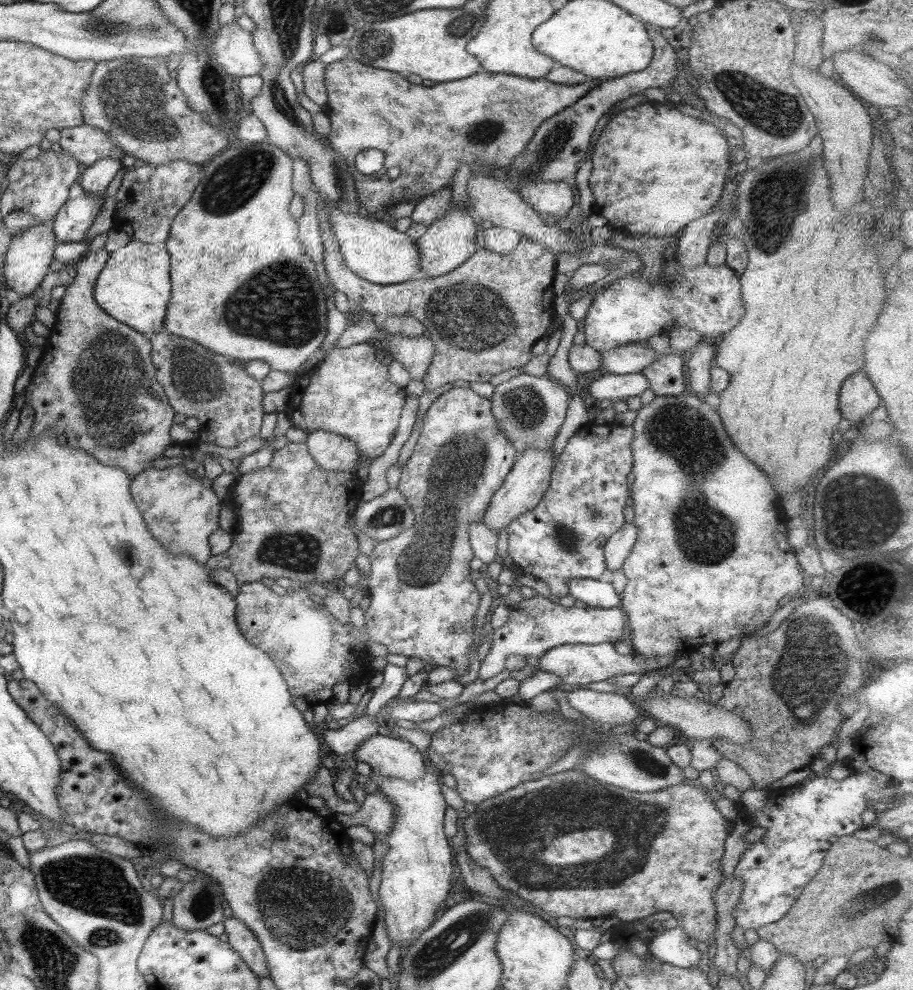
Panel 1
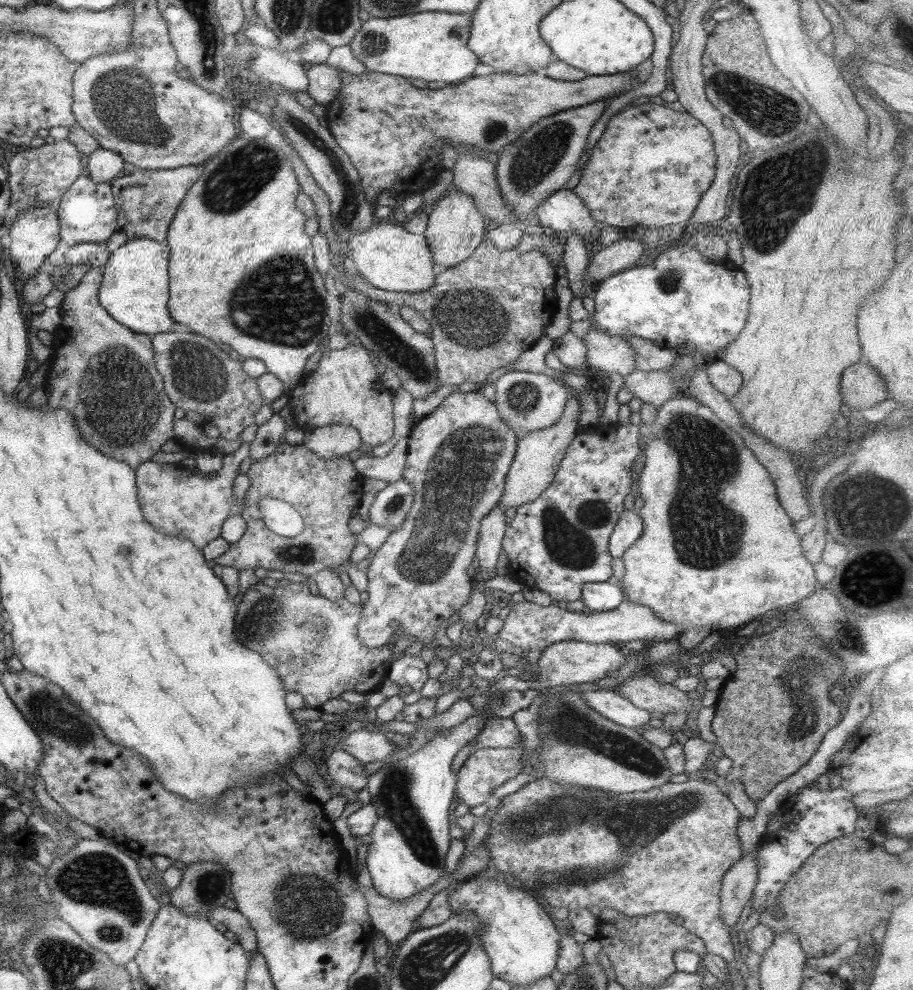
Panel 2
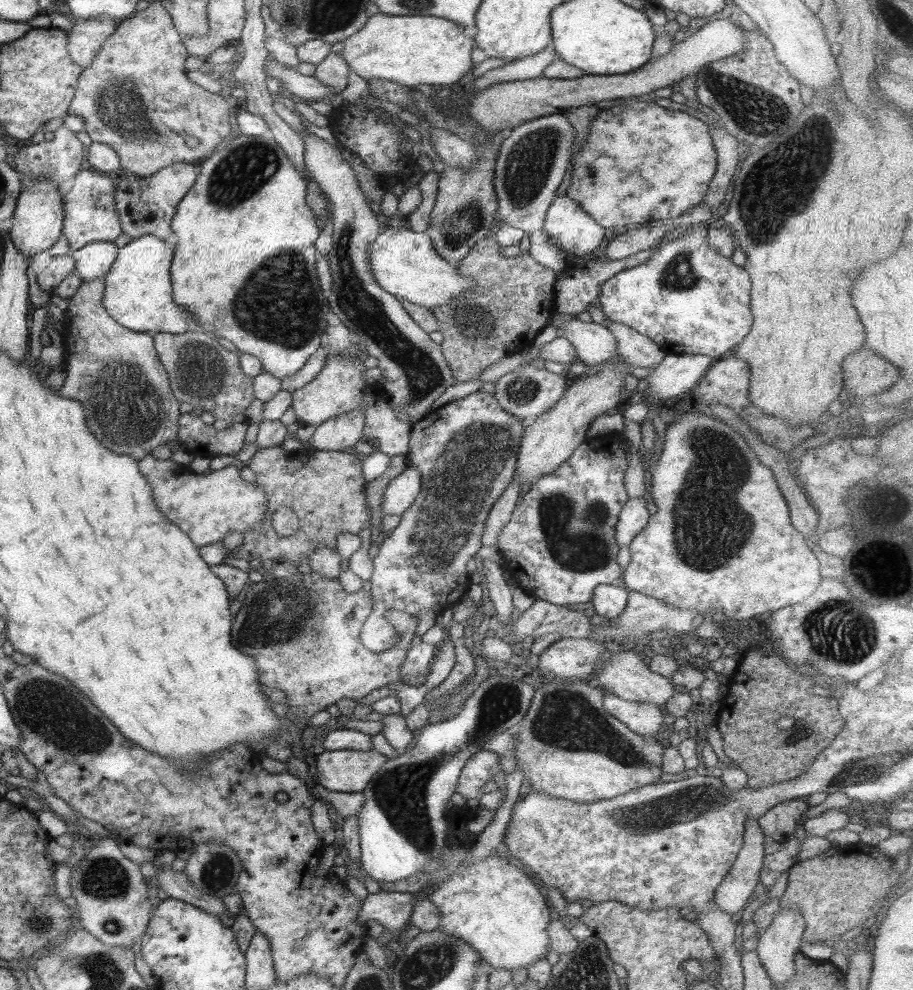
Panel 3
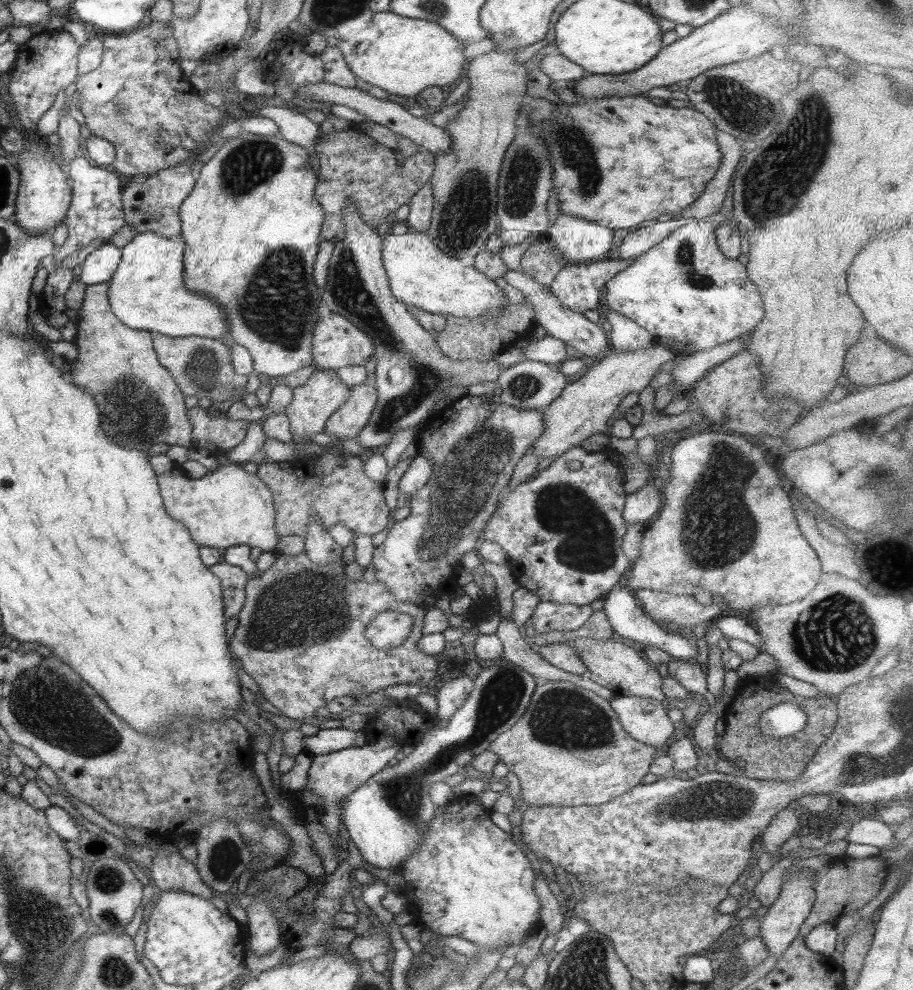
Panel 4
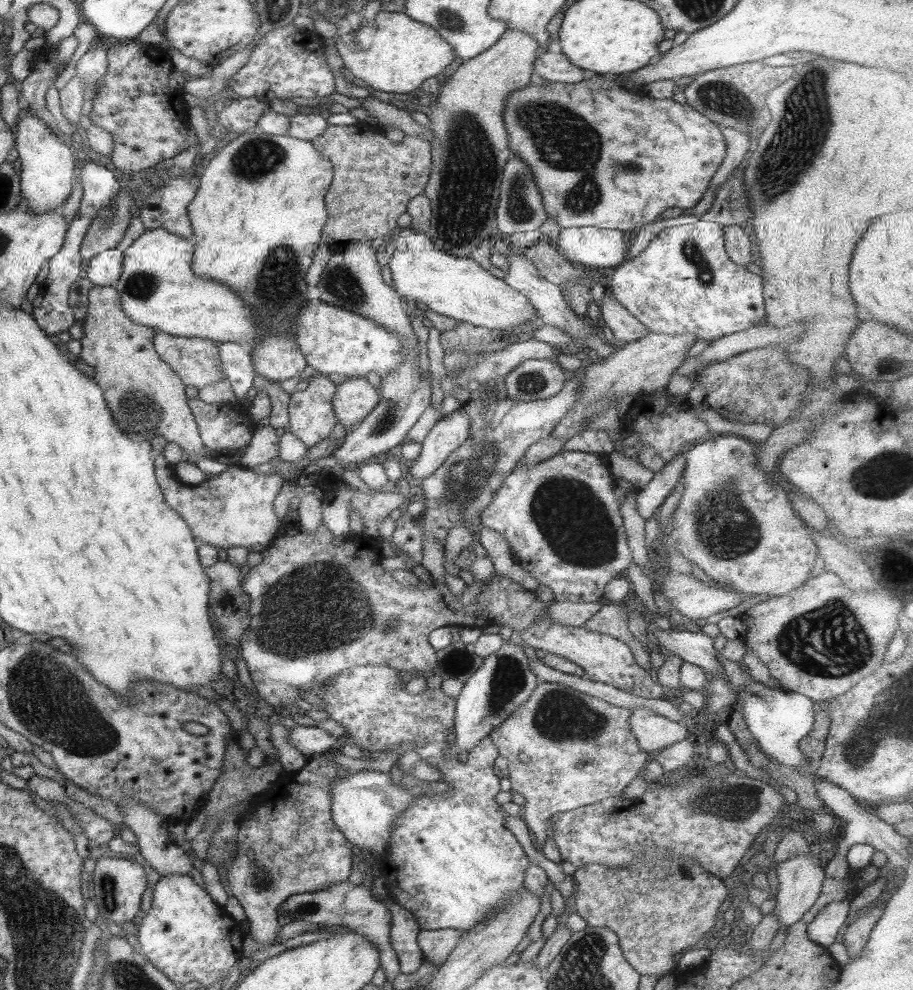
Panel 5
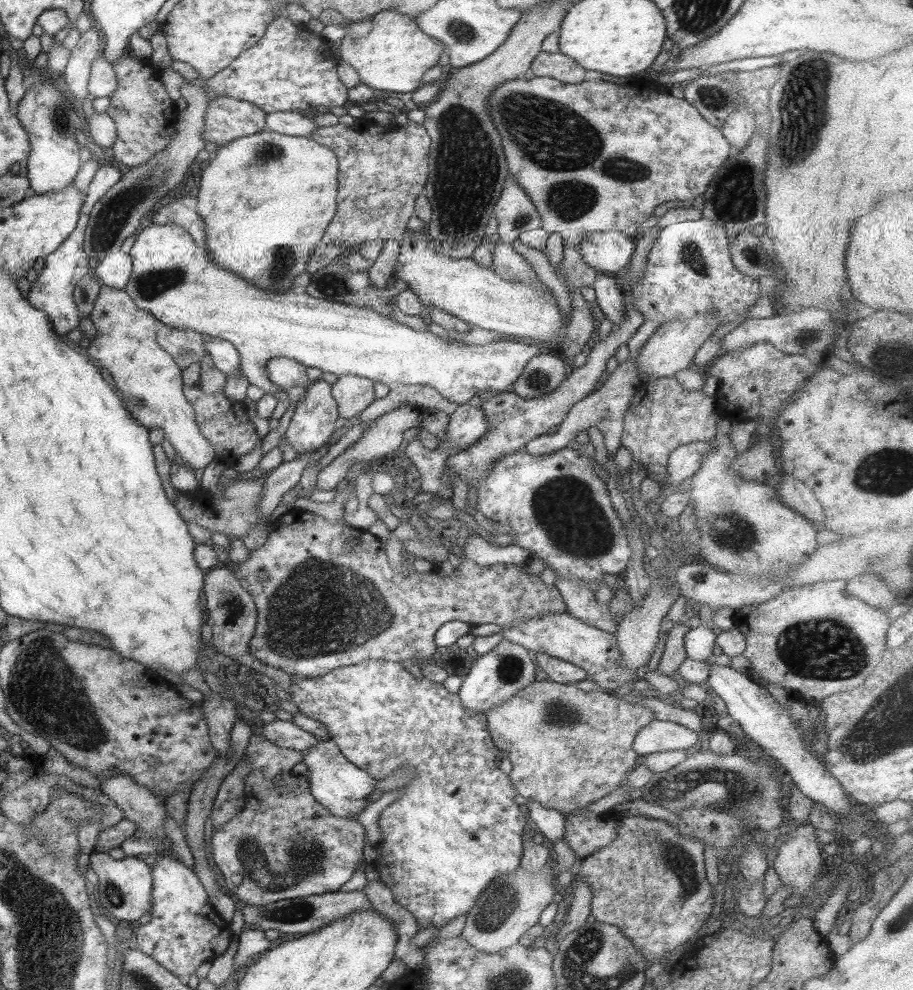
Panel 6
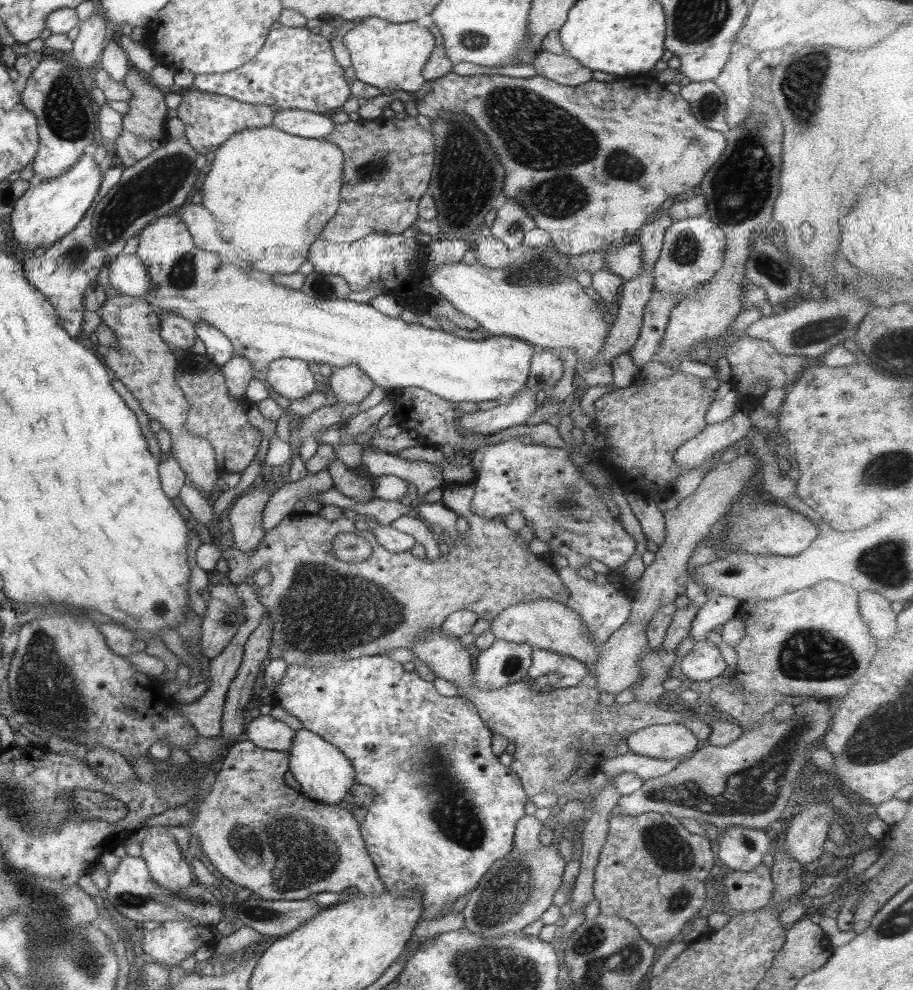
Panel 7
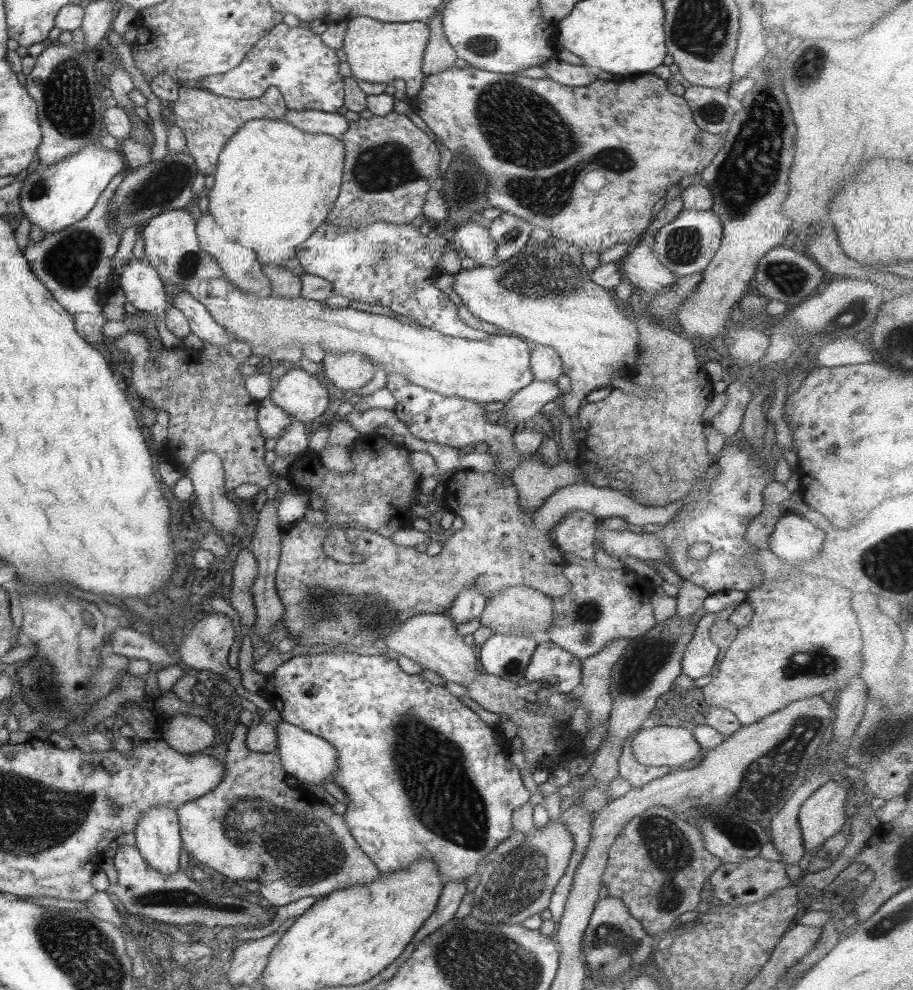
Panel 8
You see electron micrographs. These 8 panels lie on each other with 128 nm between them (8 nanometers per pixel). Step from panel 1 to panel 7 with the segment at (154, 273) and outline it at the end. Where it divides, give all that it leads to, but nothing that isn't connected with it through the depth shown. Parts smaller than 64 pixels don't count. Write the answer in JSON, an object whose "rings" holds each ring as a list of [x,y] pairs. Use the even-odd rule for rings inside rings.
{"rings":[[[170,213],[164,217],[155,219],[151,223],[144,226],[138,234],[138,245],[135,250],[135,255],[139,257],[139,260],[145,266],[145,271],[150,281],[150,290],[146,293],[143,300],[157,309],[160,313],[165,312],[166,314],[175,314],[176,316],[181,316],[189,320],[193,325],[196,322],[205,322],[207,325],[213,326],[216,330],[219,330],[220,334],[223,334],[232,345],[232,350],[234,355],[241,356],[251,365],[251,371],[255,372],[255,377],[262,377],[263,370],[271,361],[277,360],[278,358],[292,358],[299,359],[305,362],[313,361],[317,364],[329,364],[332,368],[339,368],[347,365],[355,365],[359,370],[363,371],[371,379],[371,382],[381,390],[390,391],[394,390],[406,390],[408,388],[414,388],[416,391],[423,391],[439,398],[445,399],[447,402],[453,403],[480,403],[486,400],[506,400],[512,395],[515,395],[525,384],[526,377],[528,376],[529,366],[531,356],[533,354],[532,346],[525,344],[523,341],[514,339],[511,337],[503,336],[493,336],[491,335],[487,339],[482,339],[479,341],[464,340],[450,333],[445,333],[441,330],[430,330],[429,328],[424,328],[420,324],[406,324],[400,318],[388,318],[383,316],[372,308],[369,304],[355,303],[346,299],[341,300],[319,300],[315,298],[309,298],[305,294],[302,294],[298,290],[287,289],[283,286],[275,285],[273,282],[257,282],[250,278],[245,271],[241,271],[240,268],[234,265],[233,262],[229,262],[224,258],[218,258],[213,256],[205,256],[204,252],[194,245],[187,227],[183,224],[183,221],[177,217],[177,215]]]}

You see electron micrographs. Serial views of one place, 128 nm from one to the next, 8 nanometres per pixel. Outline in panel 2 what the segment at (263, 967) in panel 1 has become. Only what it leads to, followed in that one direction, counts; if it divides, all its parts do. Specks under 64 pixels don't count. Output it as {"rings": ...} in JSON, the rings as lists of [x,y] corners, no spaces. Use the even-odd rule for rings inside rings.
{"rings":[[[223,905],[209,909],[209,919],[212,922],[221,922],[235,935],[235,940],[244,954],[248,957],[253,955],[253,951],[257,951],[255,933],[247,922],[247,919],[237,912],[236,909],[227,909]]]}

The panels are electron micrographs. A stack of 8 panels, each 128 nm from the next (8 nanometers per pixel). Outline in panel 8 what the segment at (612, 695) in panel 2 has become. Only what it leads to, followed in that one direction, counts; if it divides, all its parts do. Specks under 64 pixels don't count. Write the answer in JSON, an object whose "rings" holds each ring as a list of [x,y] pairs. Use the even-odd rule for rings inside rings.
{"rings":[[[684,726],[641,729],[631,741],[633,759],[642,766],[683,767],[700,752],[699,741]]]}

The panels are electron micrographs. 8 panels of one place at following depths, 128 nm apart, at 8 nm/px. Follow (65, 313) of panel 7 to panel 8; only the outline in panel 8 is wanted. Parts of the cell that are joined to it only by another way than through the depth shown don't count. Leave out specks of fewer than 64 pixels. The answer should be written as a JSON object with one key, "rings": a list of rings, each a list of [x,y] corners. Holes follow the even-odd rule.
{"rings":[[[124,168],[111,178],[85,218],[61,231],[45,235],[38,242],[27,241],[27,246],[23,250],[27,262],[30,263],[32,274],[45,286],[59,306],[71,316],[77,335],[91,346],[103,343],[105,340],[102,326],[106,320],[103,318],[102,307],[115,291],[107,281],[113,277],[111,258],[117,252],[120,236],[110,234],[107,225],[107,204],[113,196],[113,190],[128,172],[129,169]]]}

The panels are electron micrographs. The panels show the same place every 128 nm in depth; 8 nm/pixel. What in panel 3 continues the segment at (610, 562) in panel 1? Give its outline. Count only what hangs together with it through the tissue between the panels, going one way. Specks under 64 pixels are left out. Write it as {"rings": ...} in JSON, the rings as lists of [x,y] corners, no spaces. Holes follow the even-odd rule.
{"rings":[[[646,497],[627,499],[618,514],[615,524],[615,543],[622,548],[641,531],[649,520],[649,512],[645,508]]]}

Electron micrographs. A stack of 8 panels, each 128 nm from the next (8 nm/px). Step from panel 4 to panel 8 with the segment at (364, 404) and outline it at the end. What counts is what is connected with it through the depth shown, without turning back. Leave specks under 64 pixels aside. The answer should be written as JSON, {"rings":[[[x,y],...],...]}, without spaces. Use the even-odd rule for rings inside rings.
{"rings":[[[357,352],[346,354],[325,353],[322,372],[332,383],[334,393],[342,393],[365,386],[374,373],[374,366],[367,357]]]}

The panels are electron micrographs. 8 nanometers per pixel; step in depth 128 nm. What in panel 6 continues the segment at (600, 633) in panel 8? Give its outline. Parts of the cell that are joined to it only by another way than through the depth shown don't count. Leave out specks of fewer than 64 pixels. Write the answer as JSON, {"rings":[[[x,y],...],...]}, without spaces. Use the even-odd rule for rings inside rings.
{"rings":[[[567,578],[555,579],[553,585],[559,591],[567,613],[589,626],[614,634],[619,617],[611,615],[607,603],[599,603],[593,597],[593,590],[571,583]]]}

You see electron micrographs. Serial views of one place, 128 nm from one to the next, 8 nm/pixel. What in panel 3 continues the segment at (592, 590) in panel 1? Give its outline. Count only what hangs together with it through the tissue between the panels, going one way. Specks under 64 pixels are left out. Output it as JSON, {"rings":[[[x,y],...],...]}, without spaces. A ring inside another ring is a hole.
{"rings":[[[599,584],[593,588],[591,604],[594,614],[607,620],[617,618],[627,604],[628,590],[612,584]]]}

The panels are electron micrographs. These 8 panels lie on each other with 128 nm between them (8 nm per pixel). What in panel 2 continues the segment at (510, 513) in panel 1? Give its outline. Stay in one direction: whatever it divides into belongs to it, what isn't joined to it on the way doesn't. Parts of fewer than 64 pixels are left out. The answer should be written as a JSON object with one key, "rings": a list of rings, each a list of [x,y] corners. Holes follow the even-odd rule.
{"rings":[[[573,394],[571,398],[568,397],[560,418],[556,420],[553,426],[547,427],[547,429],[529,431],[523,435],[523,438],[517,439],[515,456],[506,473],[503,494],[497,502],[501,511],[504,512],[509,506],[517,508],[525,502],[533,501],[553,481],[567,446],[579,430],[577,423],[579,412],[580,400],[577,399],[577,395]]]}

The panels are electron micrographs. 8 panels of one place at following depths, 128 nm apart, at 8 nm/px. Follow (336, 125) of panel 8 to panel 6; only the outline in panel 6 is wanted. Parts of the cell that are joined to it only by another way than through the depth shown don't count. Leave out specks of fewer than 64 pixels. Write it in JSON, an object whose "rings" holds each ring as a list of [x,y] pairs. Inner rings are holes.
{"rings":[[[297,111],[272,112],[265,116],[266,129],[282,135],[310,138],[315,130],[313,119],[302,116]]]}

